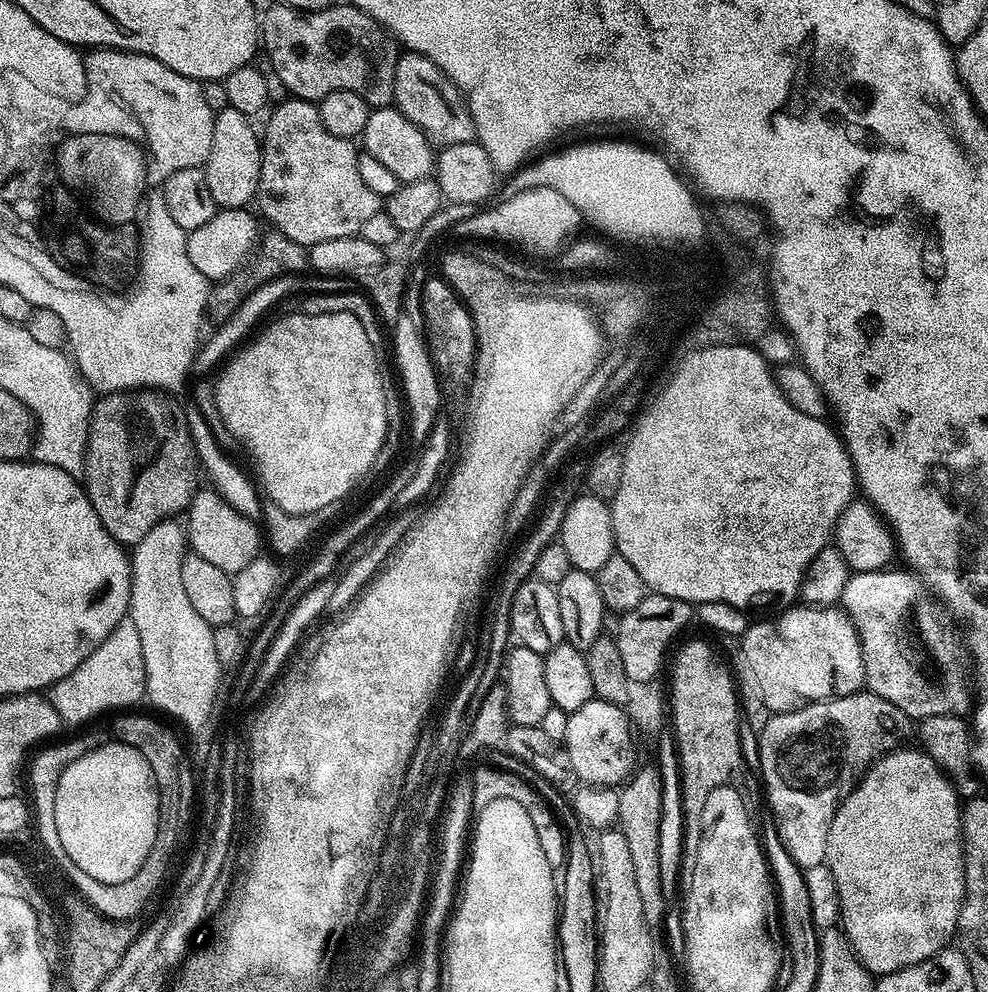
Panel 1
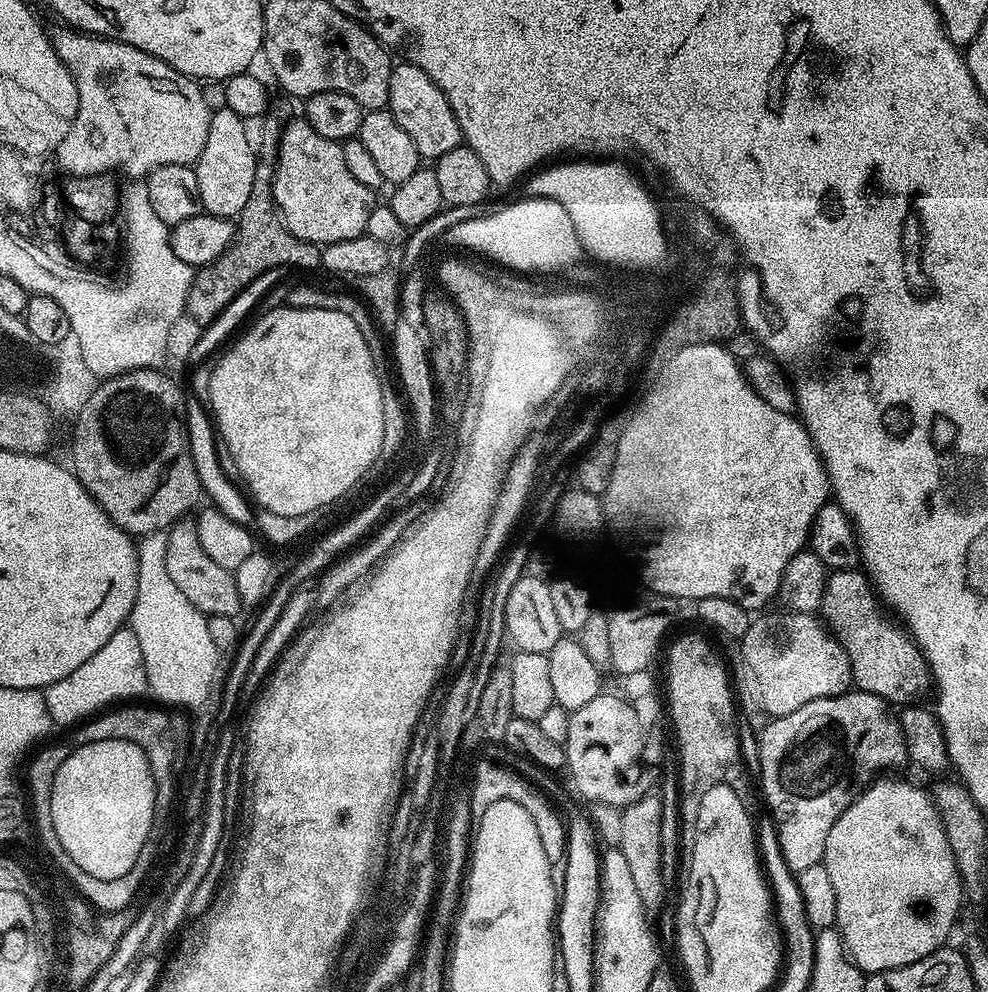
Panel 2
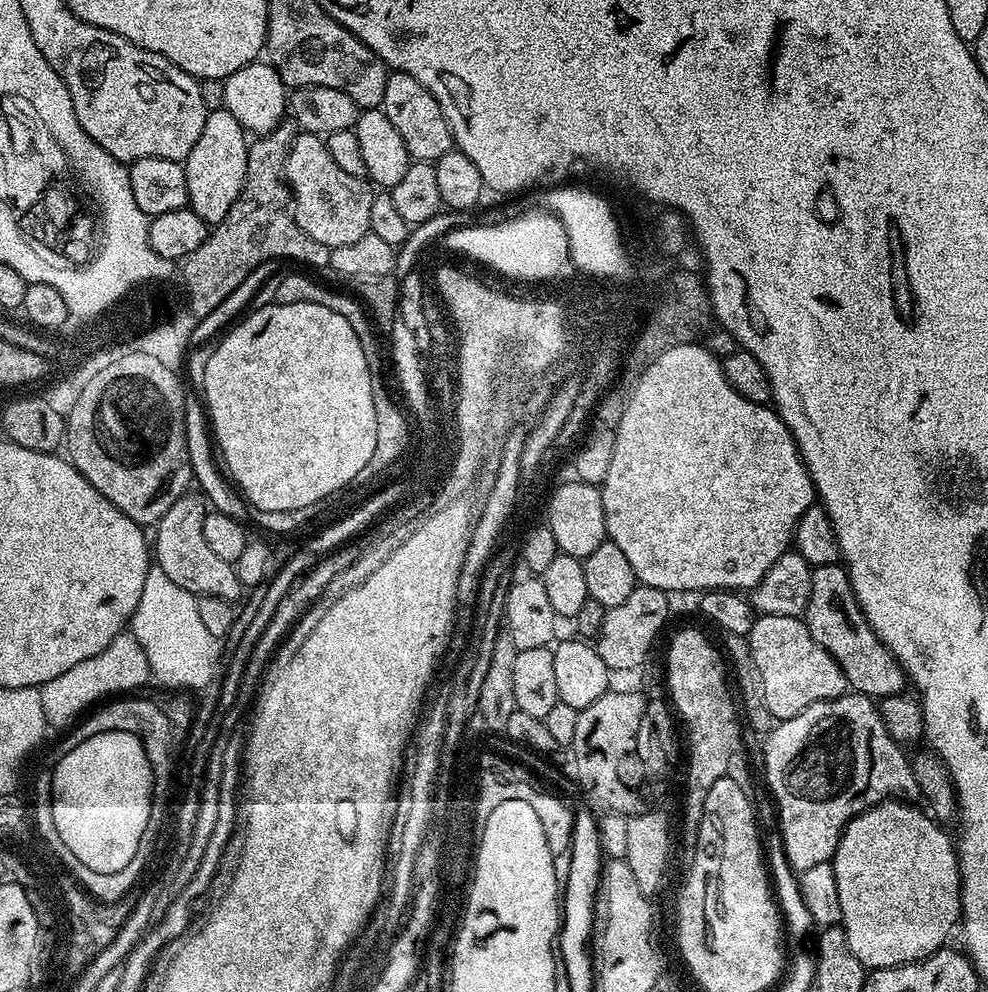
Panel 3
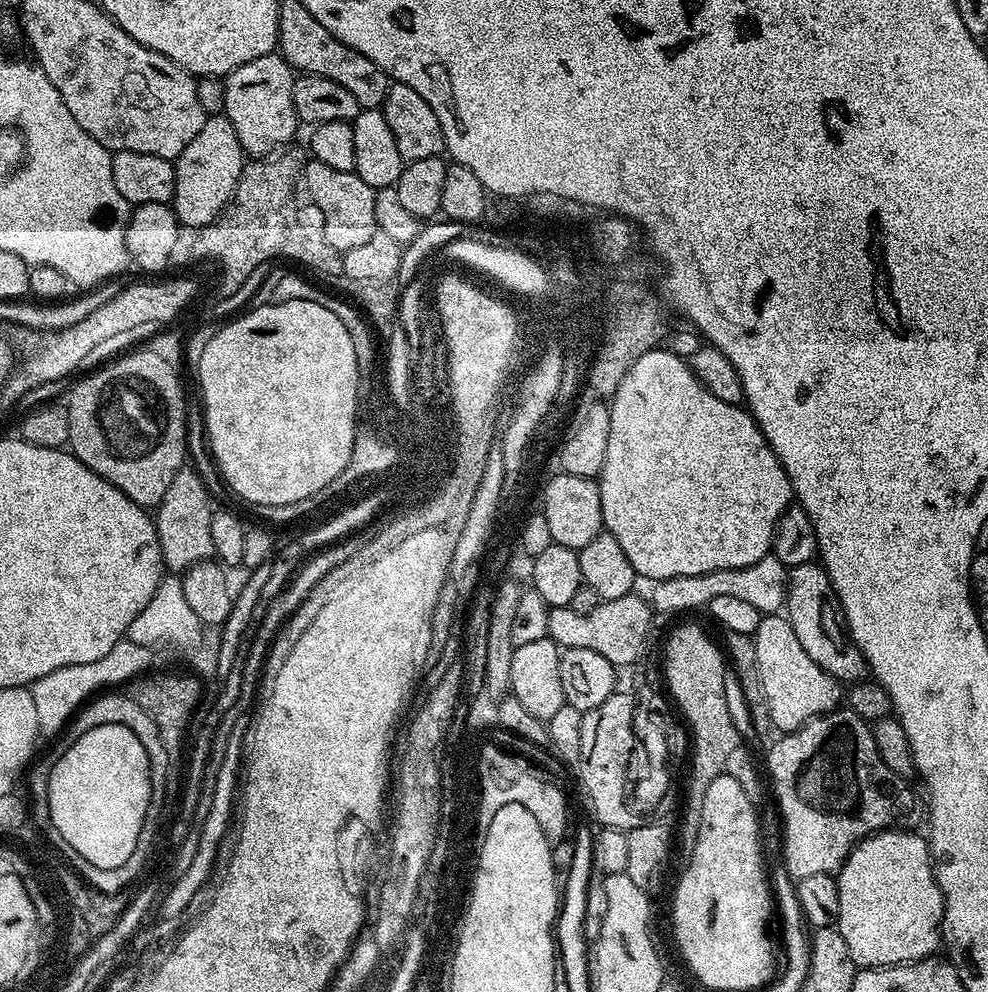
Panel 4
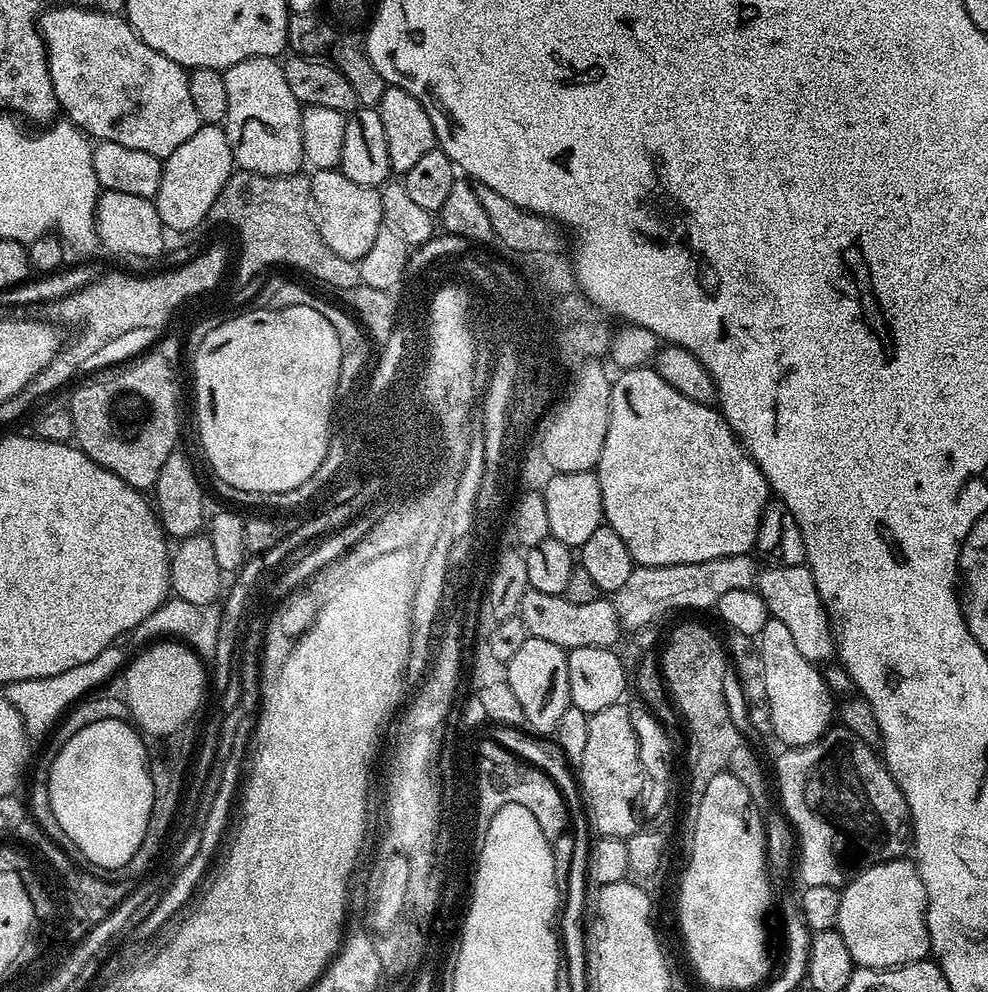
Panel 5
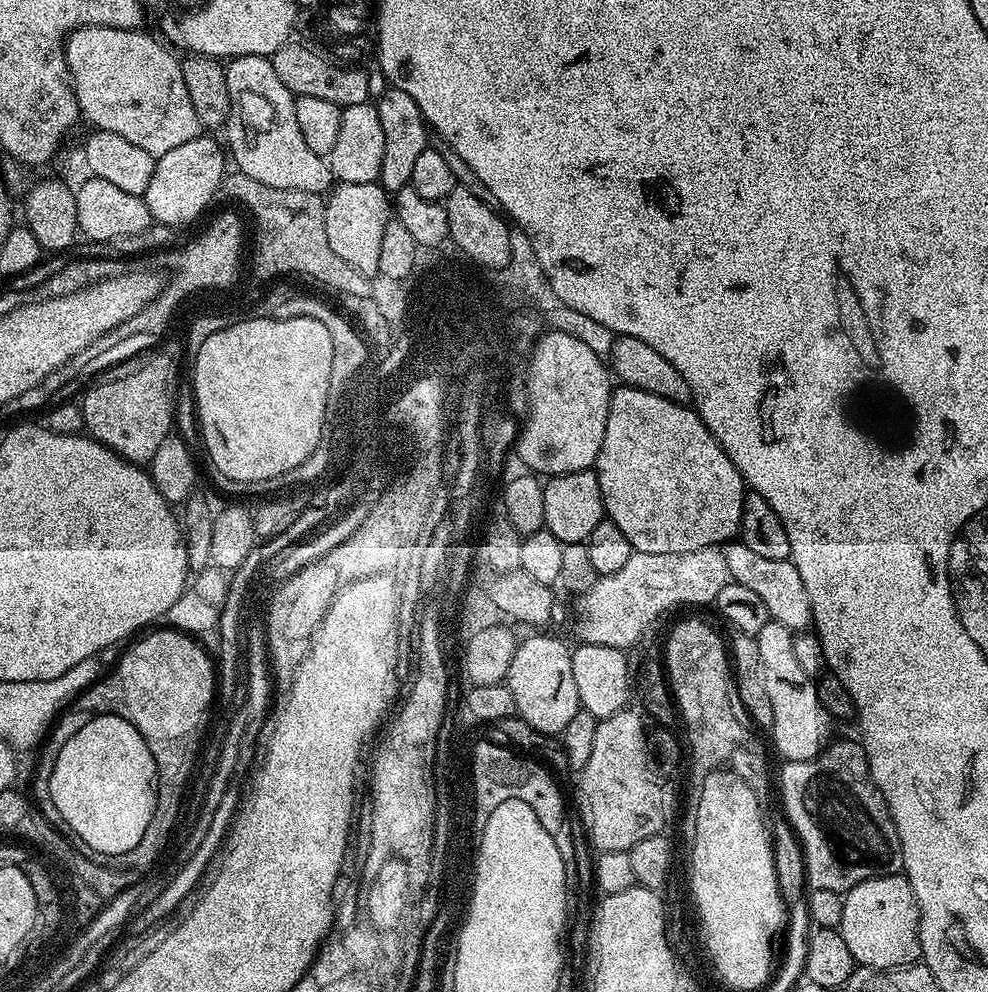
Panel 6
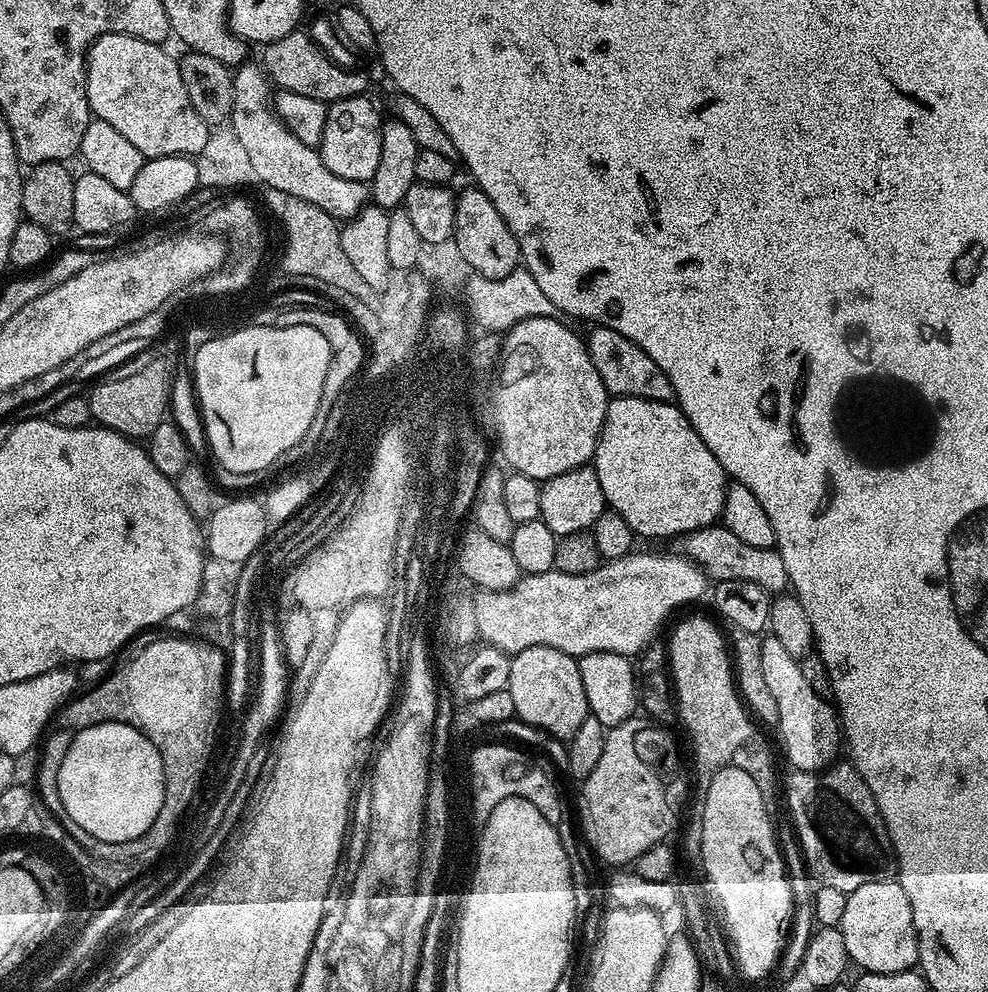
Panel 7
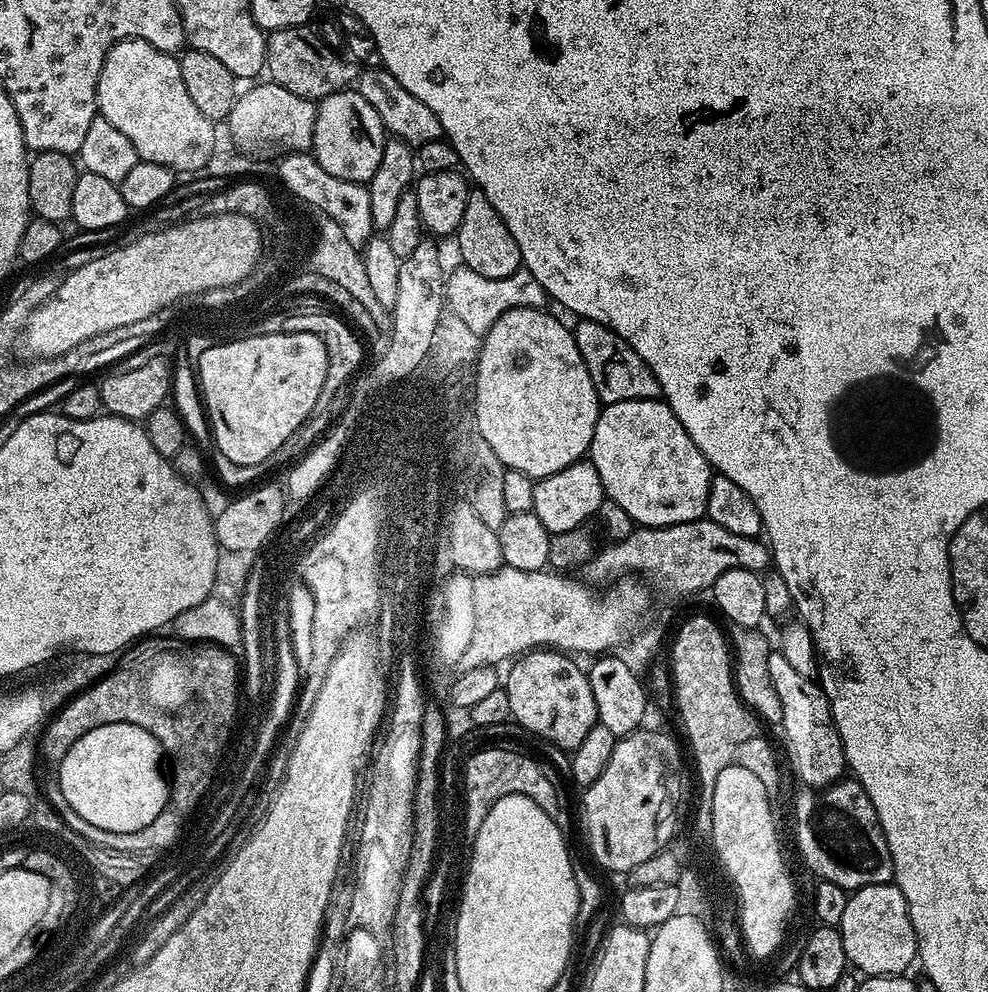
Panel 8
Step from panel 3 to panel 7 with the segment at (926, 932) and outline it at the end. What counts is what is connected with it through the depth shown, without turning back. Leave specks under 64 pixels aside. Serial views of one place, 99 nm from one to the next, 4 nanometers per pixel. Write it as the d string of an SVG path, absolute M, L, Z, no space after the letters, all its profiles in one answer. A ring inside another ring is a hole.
M895 879L866 882L866 886L849 892L839 929L846 938L849 961L864 972L894 974L917 967L920 955L910 898Z

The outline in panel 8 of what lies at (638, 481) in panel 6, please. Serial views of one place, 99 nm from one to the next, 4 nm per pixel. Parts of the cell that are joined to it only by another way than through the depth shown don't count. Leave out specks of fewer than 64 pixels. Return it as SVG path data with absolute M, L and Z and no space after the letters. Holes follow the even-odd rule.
M663 399L627 400L603 405L594 426L590 459L598 470L598 478L602 478L605 497L618 502L618 506L630 514L633 525L661 528L685 524L701 519L708 511L708 495L714 469L702 450L694 446L690 434L686 434L682 422L678 422L674 410Z

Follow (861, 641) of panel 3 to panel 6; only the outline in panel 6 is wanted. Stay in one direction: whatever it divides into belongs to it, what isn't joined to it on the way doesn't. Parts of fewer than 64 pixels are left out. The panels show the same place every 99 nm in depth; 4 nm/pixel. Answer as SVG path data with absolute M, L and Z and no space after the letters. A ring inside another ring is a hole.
M729 542L723 545L722 551L728 567L729 577L735 583L746 586L749 590L754 590L754 594L758 594L758 598L762 598L762 602L766 602L766 610L771 619L782 622L782 626L786 626L793 634L803 633L811 625L810 598L806 598L806 586L802 583L802 574L798 574L798 566L794 566L791 559L765 558L759 556L755 550L750 550L750 546L739 542Z

